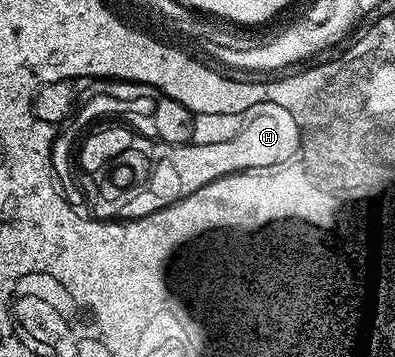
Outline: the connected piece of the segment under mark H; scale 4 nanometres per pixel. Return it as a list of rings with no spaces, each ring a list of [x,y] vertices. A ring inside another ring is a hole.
[[[262,101],[249,107],[242,114],[243,126],[232,137],[223,137],[220,141],[207,141],[204,145],[184,143],[172,145],[163,155],[163,165],[155,173],[155,185],[151,185],[151,197],[139,199],[133,203],[133,211],[142,217],[160,213],[165,207],[201,191],[209,183],[234,173],[249,173],[257,167],[273,167],[290,161],[299,151],[299,128],[297,119],[285,107],[277,103]]]

